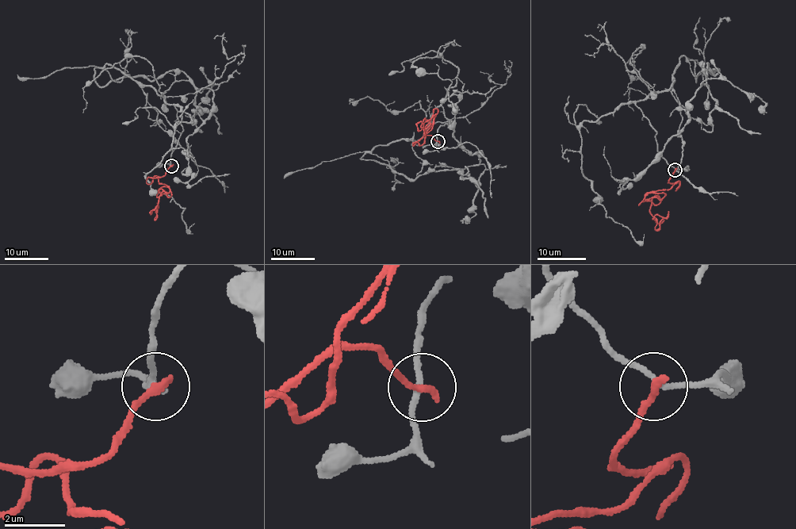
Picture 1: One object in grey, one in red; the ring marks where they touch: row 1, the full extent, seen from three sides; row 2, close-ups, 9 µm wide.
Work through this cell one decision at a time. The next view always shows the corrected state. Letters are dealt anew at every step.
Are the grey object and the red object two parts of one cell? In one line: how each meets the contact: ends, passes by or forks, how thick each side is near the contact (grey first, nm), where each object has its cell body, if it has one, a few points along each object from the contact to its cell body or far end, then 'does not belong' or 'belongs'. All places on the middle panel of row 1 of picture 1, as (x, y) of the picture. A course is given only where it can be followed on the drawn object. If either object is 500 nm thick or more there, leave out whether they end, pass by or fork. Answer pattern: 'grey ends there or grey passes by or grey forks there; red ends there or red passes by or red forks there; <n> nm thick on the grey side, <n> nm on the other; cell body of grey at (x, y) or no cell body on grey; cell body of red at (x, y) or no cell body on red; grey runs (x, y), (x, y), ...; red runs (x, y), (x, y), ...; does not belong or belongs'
grey passes by; red ends there; 170 nm thick on the grey side, 280 nm on the other; no cell body on grey; no cell body on red; grey runs (438, 141), (441, 106), (420, 139), (371, 153), (412, 179), (476, 165), (453, 136), (453, 93), (496, 86); red runs (438, 141), (423, 136), (412, 145), (422, 144), (432, 128), (426, 132), (424, 118), (417, 124), (423, 127); does not belong

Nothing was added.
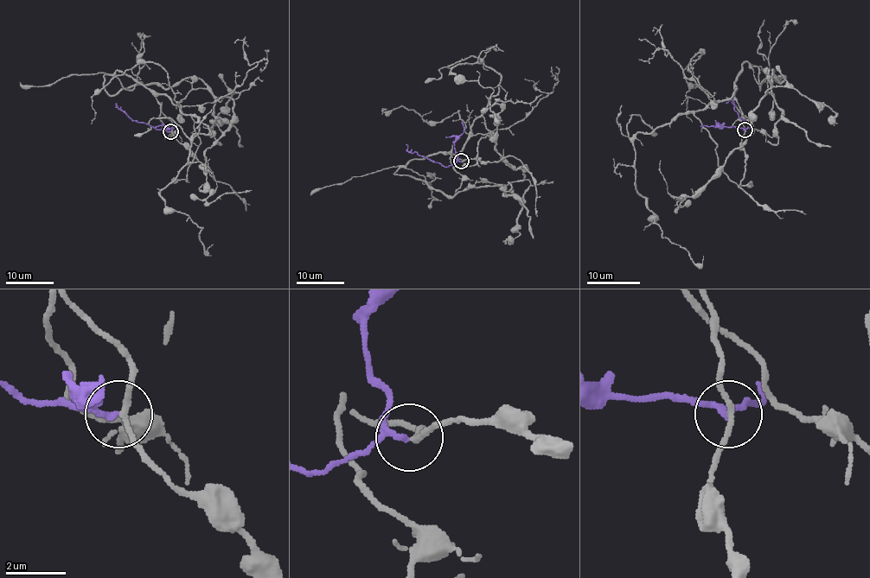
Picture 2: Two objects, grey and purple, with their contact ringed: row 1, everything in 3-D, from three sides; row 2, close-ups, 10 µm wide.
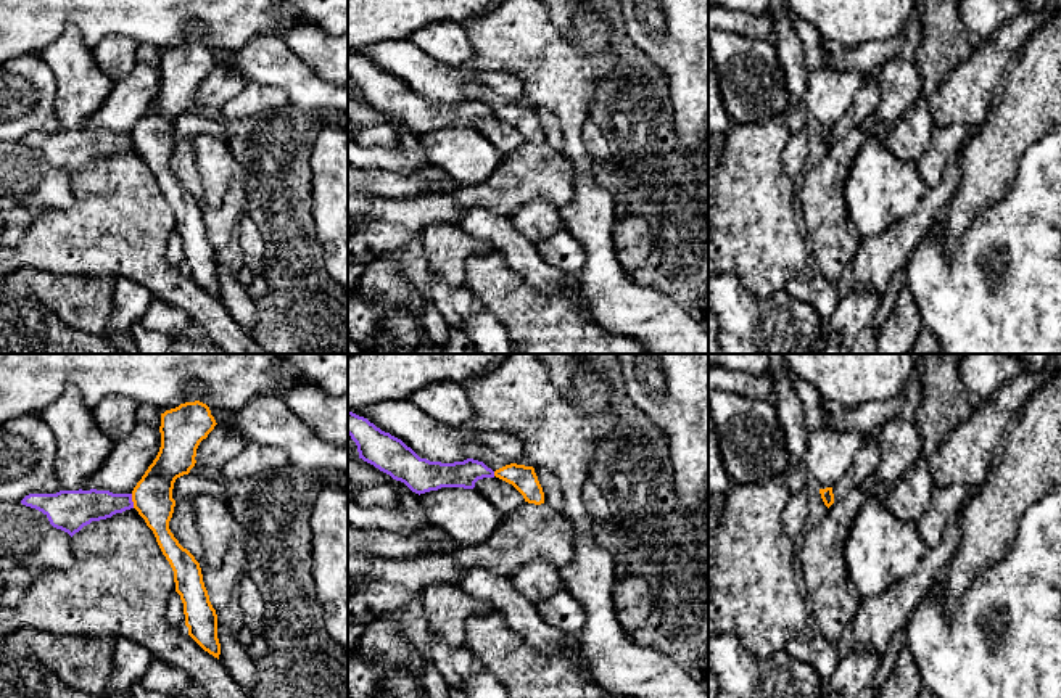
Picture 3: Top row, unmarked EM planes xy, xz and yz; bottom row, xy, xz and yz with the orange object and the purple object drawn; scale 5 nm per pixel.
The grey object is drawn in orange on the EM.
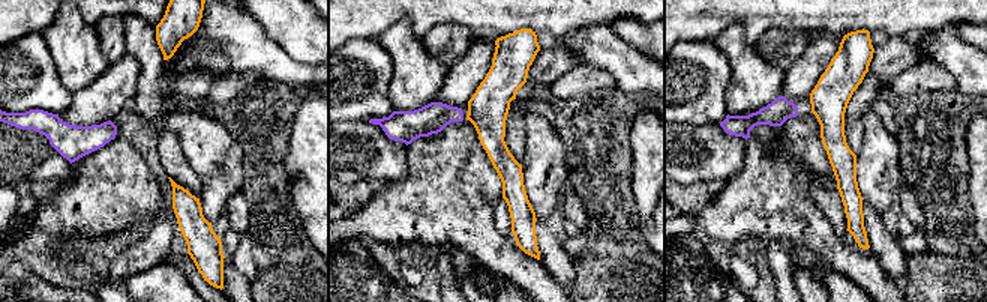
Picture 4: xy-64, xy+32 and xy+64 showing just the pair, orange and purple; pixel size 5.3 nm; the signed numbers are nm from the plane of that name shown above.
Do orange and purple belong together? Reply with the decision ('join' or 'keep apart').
keep apart

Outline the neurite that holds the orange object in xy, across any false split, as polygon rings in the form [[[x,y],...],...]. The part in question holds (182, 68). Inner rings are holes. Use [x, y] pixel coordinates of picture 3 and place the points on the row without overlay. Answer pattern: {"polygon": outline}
{"polygon": [[[195,40],[161,53],[161,87],[132,130],[134,148],[153,170],[156,182],[174,211],[175,232],[184,243],[188,275],[219,299],[217,254],[209,241],[200,203],[169,169],[177,117],[195,106],[196,88],[214,69],[216,60],[206,43]]]}

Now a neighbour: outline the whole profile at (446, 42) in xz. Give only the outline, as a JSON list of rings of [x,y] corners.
[[[433,23],[411,34],[409,40],[436,61],[465,74],[469,72],[473,48],[460,24]]]

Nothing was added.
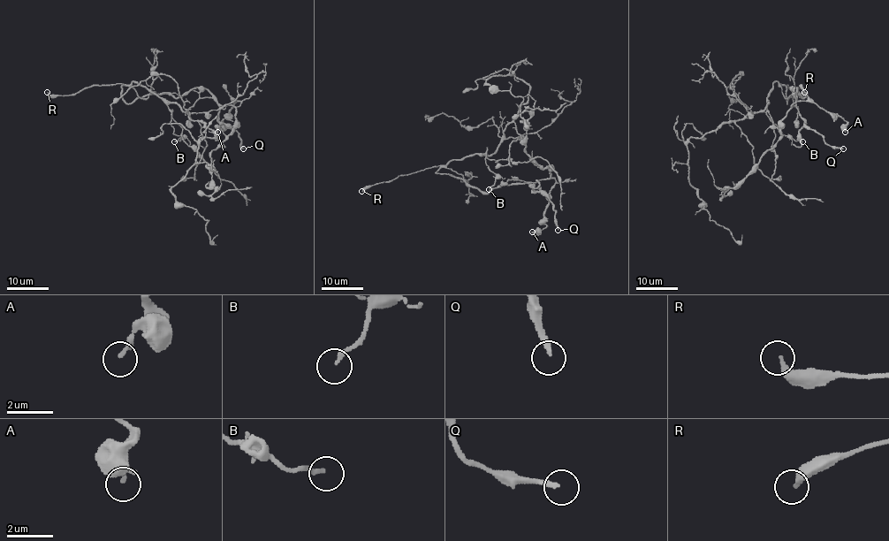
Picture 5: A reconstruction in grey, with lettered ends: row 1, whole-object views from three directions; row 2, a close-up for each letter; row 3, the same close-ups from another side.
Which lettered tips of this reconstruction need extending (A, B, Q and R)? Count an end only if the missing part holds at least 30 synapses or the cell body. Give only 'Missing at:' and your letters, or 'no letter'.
Missing at: Q

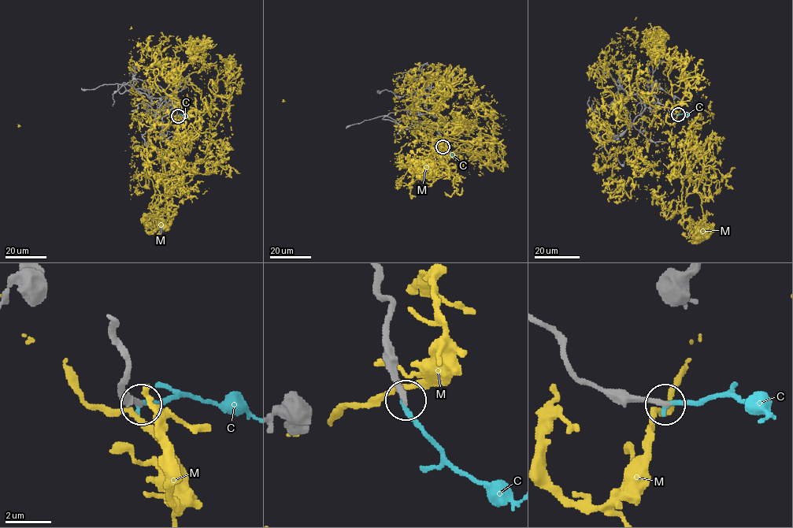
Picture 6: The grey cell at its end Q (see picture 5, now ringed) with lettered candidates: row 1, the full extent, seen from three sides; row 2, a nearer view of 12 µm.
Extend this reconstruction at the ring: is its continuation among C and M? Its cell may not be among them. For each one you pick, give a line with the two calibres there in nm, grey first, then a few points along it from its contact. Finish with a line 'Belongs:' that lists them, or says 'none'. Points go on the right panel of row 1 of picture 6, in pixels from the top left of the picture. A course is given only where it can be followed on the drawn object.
Belongs: none

